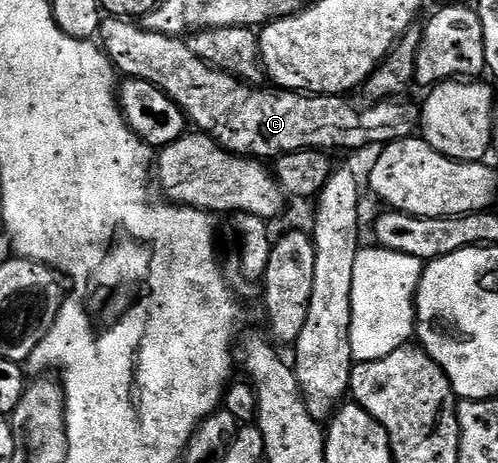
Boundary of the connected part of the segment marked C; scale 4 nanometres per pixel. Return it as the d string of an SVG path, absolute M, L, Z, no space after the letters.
M106 17L102 21L102 30L100 32L100 46L106 52L110 62L114 64L115 72L121 73L126 79L139 79L140 81L148 81L152 85L156 85L168 97L172 97L172 101L176 101L176 105L186 114L187 120L191 124L194 123L199 132L203 135L210 135L217 143L219 143L225 151L230 151L234 155L244 155L252 159L261 159L263 161L273 161L279 159L281 155L288 153L296 153L297 151L325 151L333 152L333 147L339 147L342 151L358 151L361 147L374 147L395 143L398 139L409 139L419 130L420 127L420 107L417 102L413 103L410 97L395 97L392 99L380 99L371 102L371 107L357 107L354 103L349 103L349 98L341 95L312 95L305 91L283 91L273 85L254 85L243 83L234 75L230 75L227 71L221 71L215 67L208 66L204 61L200 61L200 57L196 57L196 53L192 53L192 49L188 49L186 39L177 35L165 35L164 33L154 33L148 29L144 29L137 22L131 21L126 17Z

